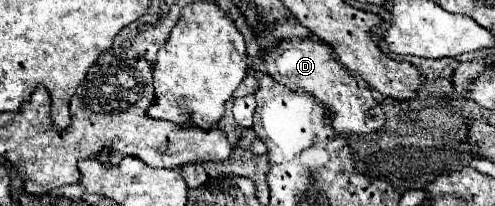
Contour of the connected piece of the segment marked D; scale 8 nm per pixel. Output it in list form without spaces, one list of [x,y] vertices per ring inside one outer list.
[[[286,39],[278,47],[266,53],[266,73],[288,89],[304,89],[322,101],[326,111],[330,111],[332,129],[340,135],[370,135],[384,127],[384,111],[374,99],[372,89],[360,85],[358,79],[338,63],[332,47],[320,39]]]

